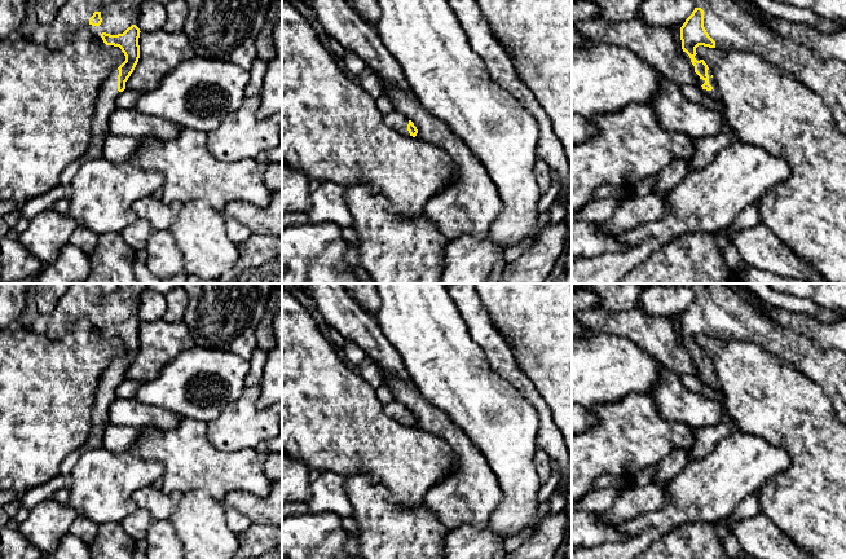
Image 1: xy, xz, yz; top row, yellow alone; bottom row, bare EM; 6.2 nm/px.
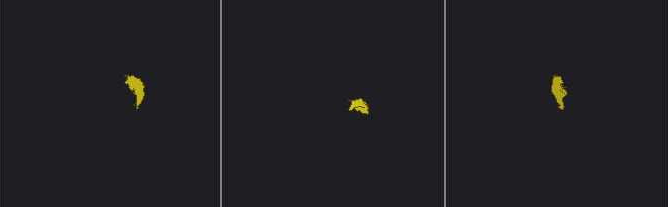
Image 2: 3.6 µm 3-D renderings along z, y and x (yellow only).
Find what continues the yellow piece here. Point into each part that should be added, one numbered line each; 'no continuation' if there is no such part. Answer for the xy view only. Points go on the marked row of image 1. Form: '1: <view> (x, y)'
1: xy (117, 16)
2: xy (108, 93)

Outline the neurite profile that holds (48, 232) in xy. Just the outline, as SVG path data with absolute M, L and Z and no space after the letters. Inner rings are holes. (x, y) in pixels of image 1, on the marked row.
M53 208L34 216L18 241L43 264L54 261L79 223Z

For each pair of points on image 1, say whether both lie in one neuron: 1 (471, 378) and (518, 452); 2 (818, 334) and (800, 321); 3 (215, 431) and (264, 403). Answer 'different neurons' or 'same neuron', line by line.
1: same neuron
2: same neuron
3: different neurons

